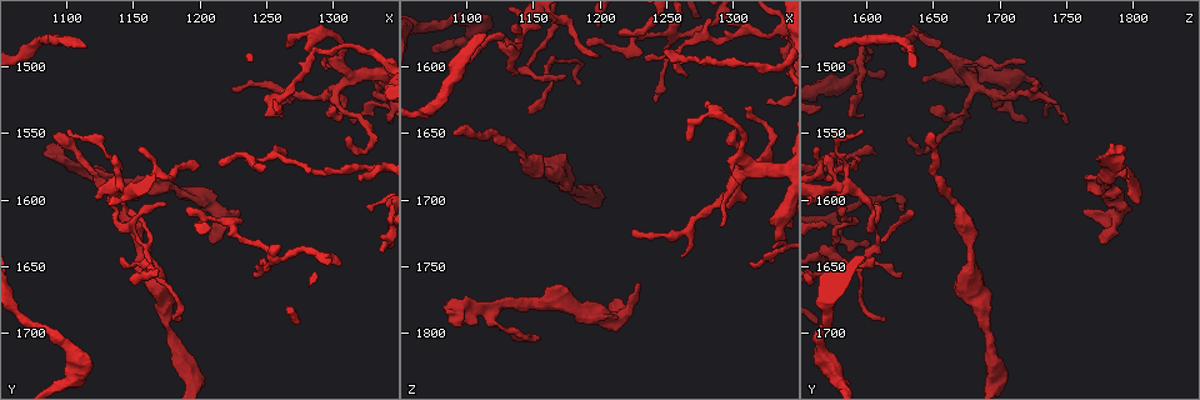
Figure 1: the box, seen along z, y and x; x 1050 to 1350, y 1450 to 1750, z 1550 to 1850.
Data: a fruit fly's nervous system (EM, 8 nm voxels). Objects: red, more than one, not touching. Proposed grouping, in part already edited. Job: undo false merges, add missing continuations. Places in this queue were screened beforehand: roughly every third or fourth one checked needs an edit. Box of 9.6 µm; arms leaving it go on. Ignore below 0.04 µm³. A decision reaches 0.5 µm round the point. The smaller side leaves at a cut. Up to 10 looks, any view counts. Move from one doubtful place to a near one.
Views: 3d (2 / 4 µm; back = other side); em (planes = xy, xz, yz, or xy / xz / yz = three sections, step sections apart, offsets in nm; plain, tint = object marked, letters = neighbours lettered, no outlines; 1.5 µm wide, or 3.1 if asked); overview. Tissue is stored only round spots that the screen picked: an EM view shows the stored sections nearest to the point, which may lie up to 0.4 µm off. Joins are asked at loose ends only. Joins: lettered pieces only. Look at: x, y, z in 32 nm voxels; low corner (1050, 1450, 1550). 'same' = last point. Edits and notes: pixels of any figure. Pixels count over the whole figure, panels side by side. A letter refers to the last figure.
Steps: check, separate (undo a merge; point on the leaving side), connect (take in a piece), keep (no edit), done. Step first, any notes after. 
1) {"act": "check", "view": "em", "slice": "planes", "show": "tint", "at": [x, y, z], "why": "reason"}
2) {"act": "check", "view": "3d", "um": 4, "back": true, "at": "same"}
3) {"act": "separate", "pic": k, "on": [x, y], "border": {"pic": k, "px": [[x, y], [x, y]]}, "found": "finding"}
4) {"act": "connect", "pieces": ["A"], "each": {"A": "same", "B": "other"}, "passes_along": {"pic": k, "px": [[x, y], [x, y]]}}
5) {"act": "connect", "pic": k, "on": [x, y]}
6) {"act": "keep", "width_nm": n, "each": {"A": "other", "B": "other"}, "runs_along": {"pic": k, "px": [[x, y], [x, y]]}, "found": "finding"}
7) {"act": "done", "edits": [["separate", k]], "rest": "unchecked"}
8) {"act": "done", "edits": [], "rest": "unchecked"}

{"act": "check", "view": "em", "slice": "planes", "show": "letters", "at": [1090, 1550, 1652], "why": "free end"}

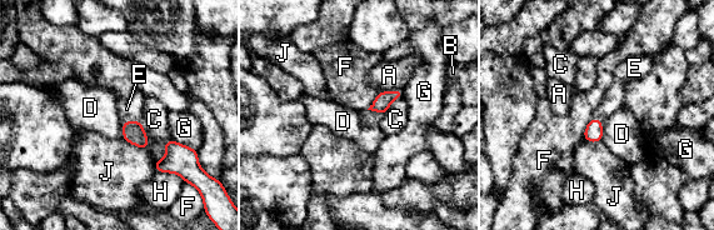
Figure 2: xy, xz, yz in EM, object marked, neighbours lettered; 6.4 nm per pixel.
{"act": "connect", "pic": 2, "on": [130, 110], "each": {"A": "other", "B": "other", "C": "other", "D": "other", "E": "same", "F": "other", "G": "other", "H": "other", "J": "other"}, "found": "it goes on there"}

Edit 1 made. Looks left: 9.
{"act": "check", "view": "overview"}

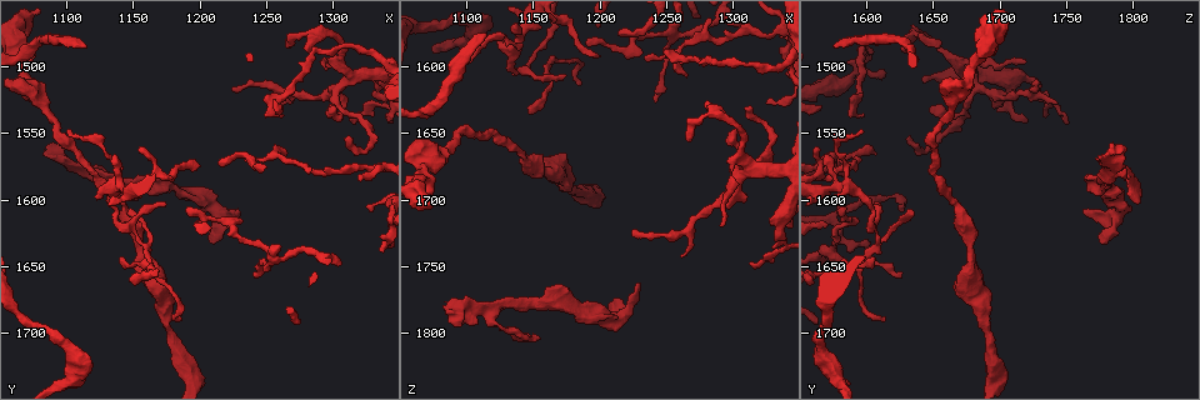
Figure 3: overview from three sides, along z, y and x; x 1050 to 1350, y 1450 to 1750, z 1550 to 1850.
{"act": "check", "view": "em", "slice": "yz", "step": 8, "show": "tint", "at": [1114, 1486, 1576], "why": "tapers out"}

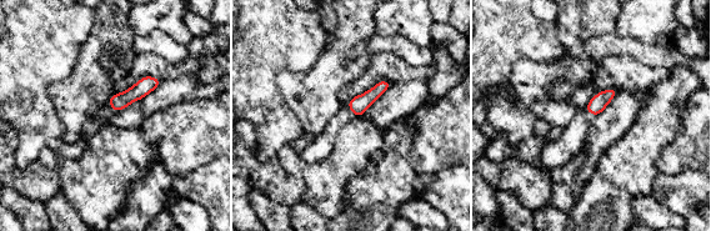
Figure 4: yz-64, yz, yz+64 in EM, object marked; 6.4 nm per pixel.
{"act": "check", "view": "em", "slice": "planes", "show": "letters", "at": "same"}

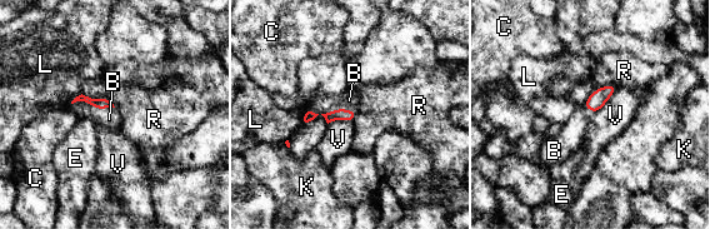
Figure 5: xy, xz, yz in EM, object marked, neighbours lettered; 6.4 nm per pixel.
{"act": "connect", "pic": 5, "on": [109, 119], "longest_contact_nm": ["B", 280], "each": {"B": "same", "C": "other", "E": "other", "K": "other", "L": "other", "R": "other", "V": "other"}, "passes_along": {"pic": 5, "px": [[101, 103], [93, 105], [109, 119]]}, "found": "the neuron continues"}

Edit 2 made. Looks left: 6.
{"act": "check", "view": "3d", "um": 2, "at": [1282, 1492, 1628], "why": "an open end"}

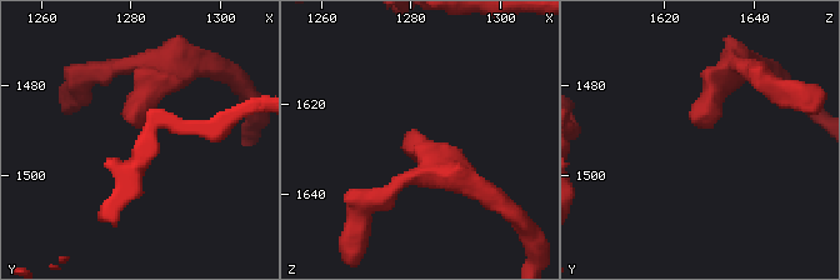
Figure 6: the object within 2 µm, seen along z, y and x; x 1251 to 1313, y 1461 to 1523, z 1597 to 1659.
{"act": "check", "view": "em", "slice": "xy", "step": 8, "show": "letters", "at": [1281, 1490, 1629]}

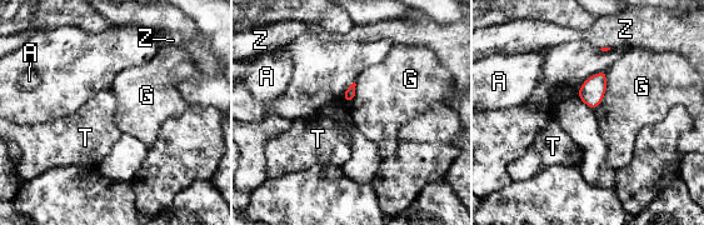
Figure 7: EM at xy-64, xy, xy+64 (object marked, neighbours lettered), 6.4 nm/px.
{"act": "keep", "each": {"A": "other", "G": "other", "T": "other", "Z": "other"}, "border": {"pic": 7, "px": [[607, 70], [605, 94], [594, 109]]}, "found": "none of them fits"}

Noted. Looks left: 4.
{"act": "check", "view": "em", "slice": "planes", "show": "letters", "at": [1224, 1516, 1722], "why": "branch stops here"}

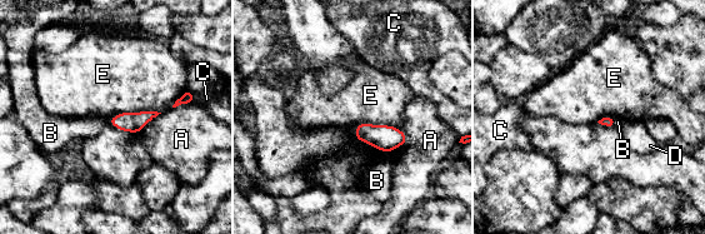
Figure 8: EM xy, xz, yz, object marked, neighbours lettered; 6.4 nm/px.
{"act": "keep", "each": {"A": "other", "B": "other", "C": "other", "D": "other", "E": "other"}, "border": {"pic": 8, "px": [[396, 127], [361, 123], [353, 134]]}, "found": "none of them fits"}

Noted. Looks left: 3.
{"act": "done", "edits": [["connect", 2], ["connect", 5]], "rest": "unchecked"}

